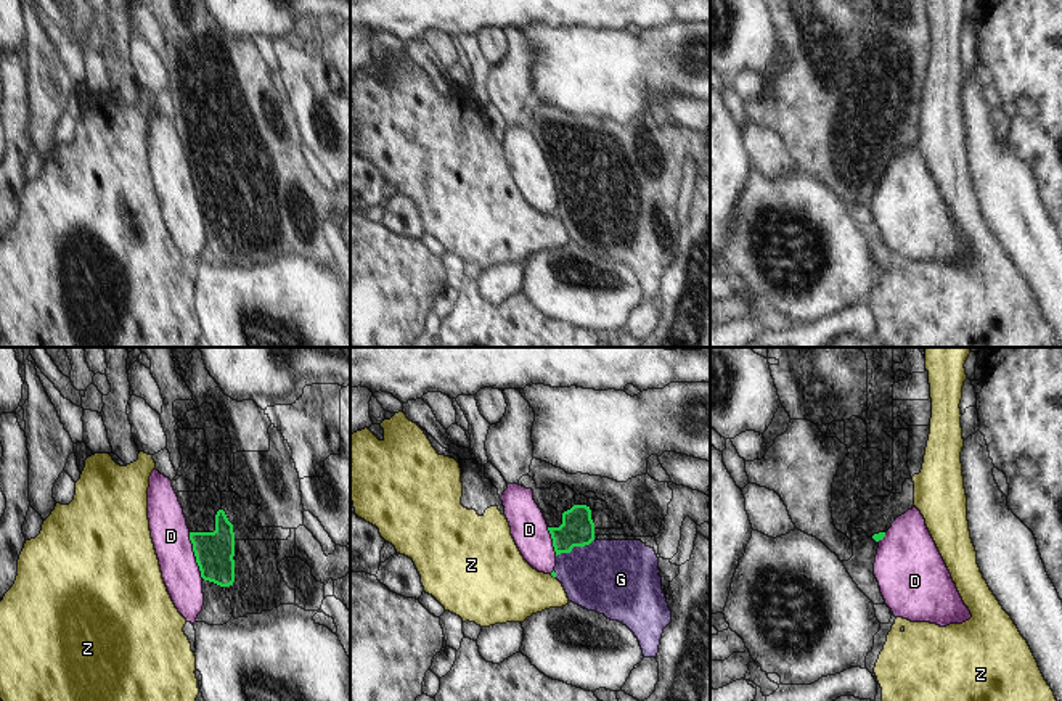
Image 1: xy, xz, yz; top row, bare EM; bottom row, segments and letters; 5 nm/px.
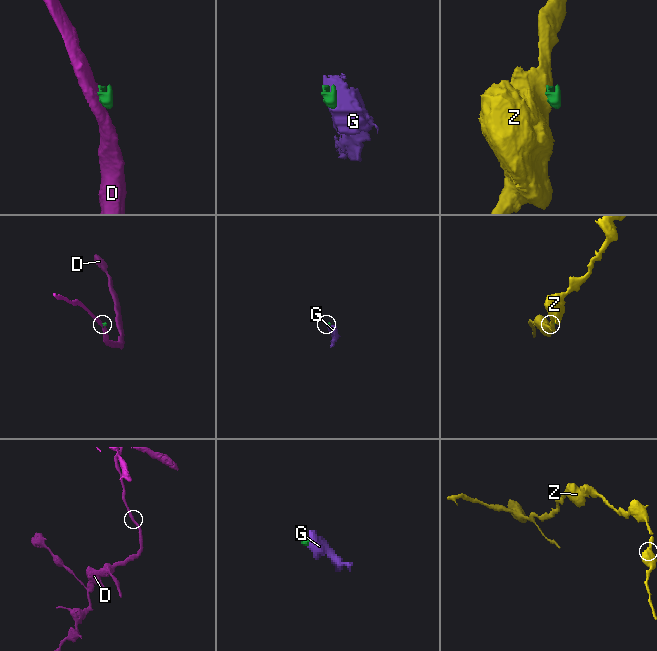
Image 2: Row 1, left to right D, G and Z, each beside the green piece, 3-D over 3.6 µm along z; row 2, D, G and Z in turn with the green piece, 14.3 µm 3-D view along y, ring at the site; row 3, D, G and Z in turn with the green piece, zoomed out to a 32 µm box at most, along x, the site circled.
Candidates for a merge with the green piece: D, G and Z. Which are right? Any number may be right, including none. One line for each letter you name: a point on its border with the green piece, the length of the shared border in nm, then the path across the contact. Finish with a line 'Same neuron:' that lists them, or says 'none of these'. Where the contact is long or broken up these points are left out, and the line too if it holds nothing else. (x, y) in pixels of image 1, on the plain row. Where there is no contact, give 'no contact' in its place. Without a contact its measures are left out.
D: contact xy (195, 195); length 240 nm; way xy (214, 192), (195, 195), (171, 176)
Same neuron: D

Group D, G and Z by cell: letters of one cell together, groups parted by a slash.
D / G / Z

